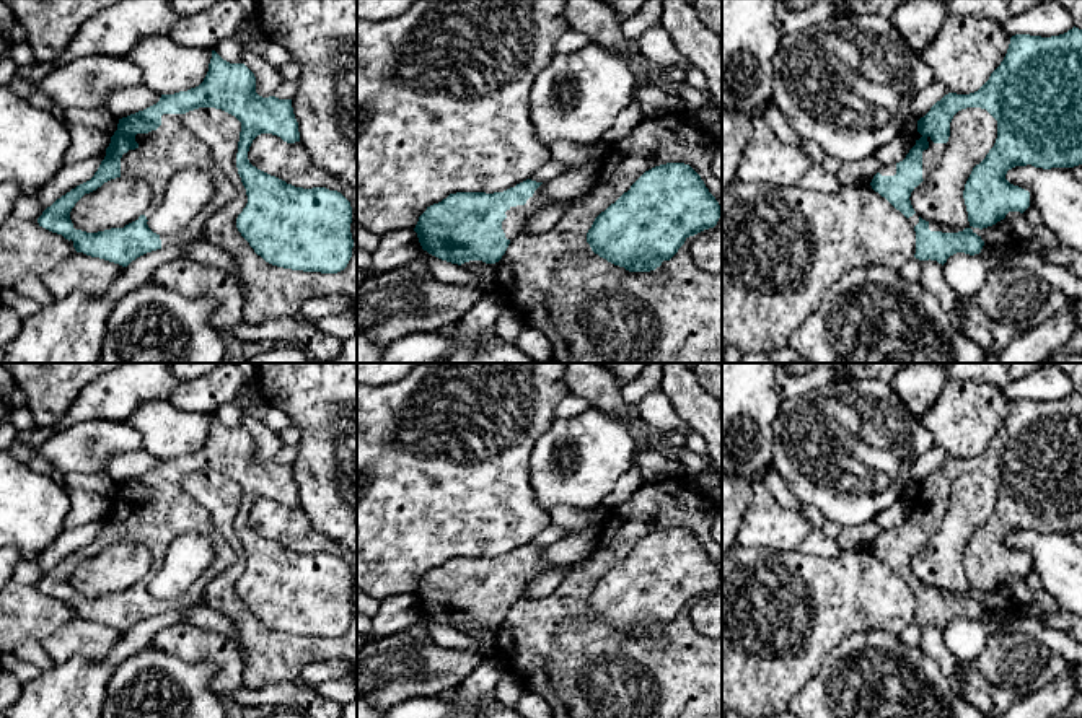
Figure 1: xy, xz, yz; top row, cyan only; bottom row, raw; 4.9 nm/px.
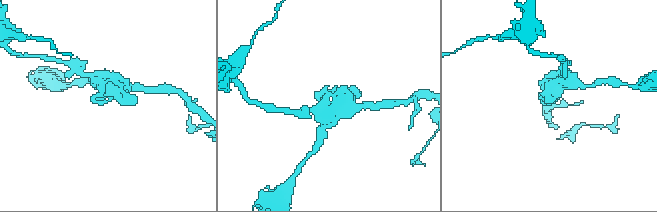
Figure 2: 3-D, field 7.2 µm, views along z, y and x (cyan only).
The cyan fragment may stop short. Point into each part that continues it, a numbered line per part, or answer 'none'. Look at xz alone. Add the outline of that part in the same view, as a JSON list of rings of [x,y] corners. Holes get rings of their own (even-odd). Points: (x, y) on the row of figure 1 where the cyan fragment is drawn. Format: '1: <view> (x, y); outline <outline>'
1: xz (517, 217); outline [[[541,184],[534,194],[526,200],[525,205],[517,205],[517,207],[510,207],[505,215],[507,218],[502,221],[502,230],[505,233],[507,239],[513,239],[520,234],[521,228],[525,226],[526,220],[538,213],[541,208],[548,207],[549,200],[543,200],[539,197],[539,190],[544,184]]]

